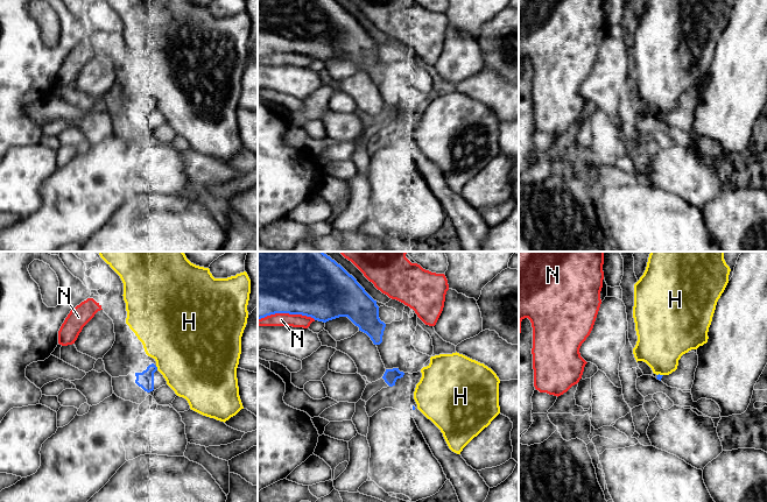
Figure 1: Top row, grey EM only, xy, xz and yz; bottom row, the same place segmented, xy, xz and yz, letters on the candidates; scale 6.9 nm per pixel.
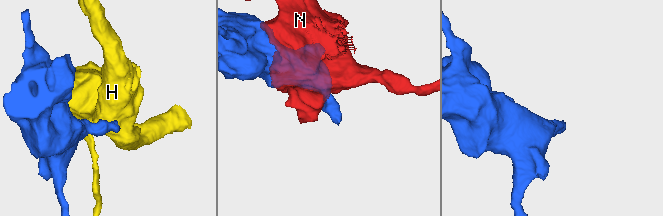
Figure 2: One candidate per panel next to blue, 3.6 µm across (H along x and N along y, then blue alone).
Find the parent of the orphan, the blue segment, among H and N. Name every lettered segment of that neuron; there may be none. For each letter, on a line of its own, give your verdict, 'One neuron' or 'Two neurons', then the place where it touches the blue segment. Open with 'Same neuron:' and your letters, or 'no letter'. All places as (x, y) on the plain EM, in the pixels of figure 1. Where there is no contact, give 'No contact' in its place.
Same neuron: no letter
H: Two neurons. Touches blue at xy (156, 107)
N: Two neurons. Touches blue at xz (287, 51)

